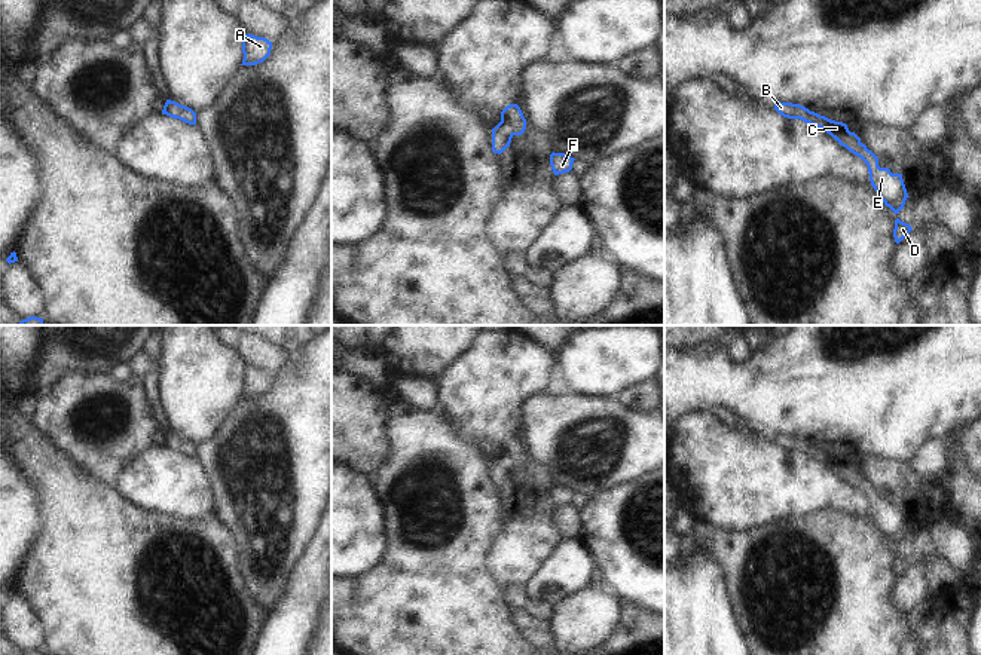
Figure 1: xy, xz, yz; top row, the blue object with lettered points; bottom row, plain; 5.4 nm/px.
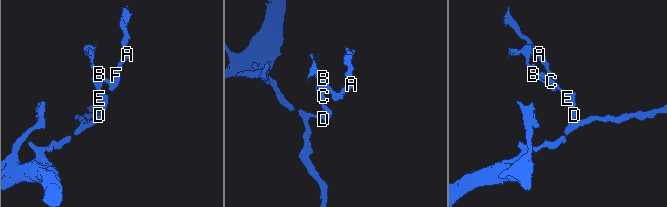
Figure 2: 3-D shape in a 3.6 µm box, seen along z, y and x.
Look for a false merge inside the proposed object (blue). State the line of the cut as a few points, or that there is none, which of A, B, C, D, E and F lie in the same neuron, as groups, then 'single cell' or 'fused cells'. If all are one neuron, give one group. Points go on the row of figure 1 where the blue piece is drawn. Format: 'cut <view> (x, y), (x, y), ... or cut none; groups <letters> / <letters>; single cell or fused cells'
cut xz (501, 119), (515, 134); groups A B F / C D E; fused cells

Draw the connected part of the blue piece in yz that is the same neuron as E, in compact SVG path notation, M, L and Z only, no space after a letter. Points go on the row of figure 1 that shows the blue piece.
M800 105L800 113L806 123L820 128L837 140L840 146L846 147L867 163L871 186L886 206L889 206L895 214L904 208L905 201L910 196L907 193L902 174L892 174L889 168L880 168L878 157L861 143L861 138L855 132L849 131L846 123L831 120L815 111L810 111L803 105Z

